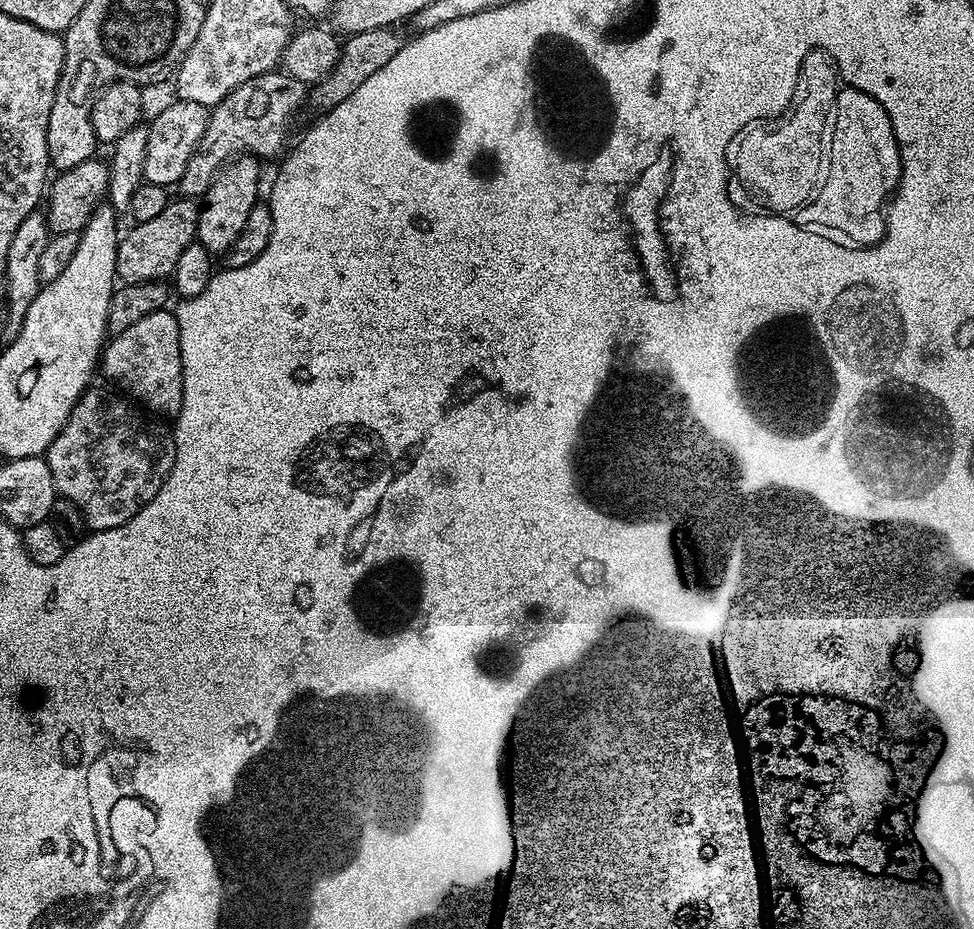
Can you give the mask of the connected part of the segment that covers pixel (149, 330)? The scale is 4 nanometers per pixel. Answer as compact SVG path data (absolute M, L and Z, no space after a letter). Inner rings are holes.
M147 316L127 323L121 334L109 337L101 354L100 368L104 370L105 381L128 393L138 404L149 411L158 410L174 416L180 411L184 389L177 320L174 316L158 317ZM132 356L136 356L136 364L132 364ZM128 368L132 368L132 376L124 376ZM116 376L124 376L124 380L116 380Z

